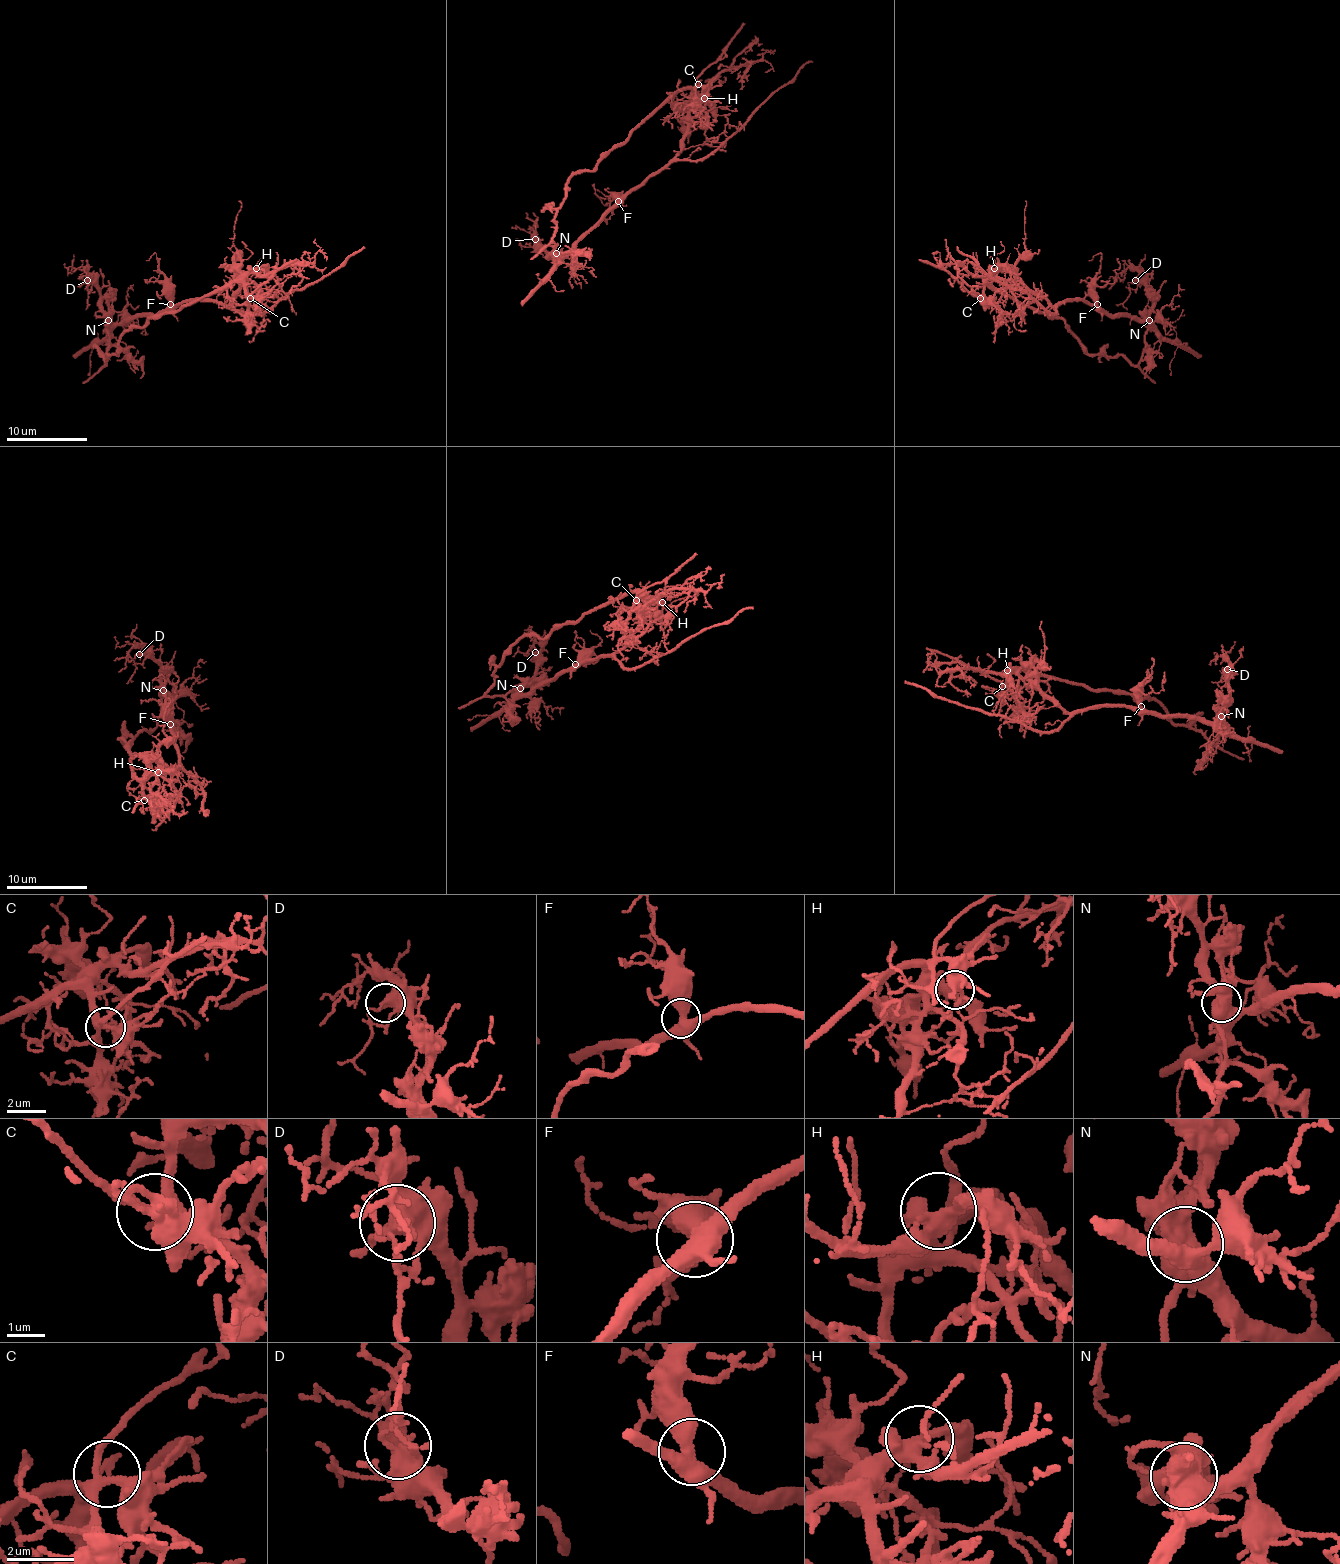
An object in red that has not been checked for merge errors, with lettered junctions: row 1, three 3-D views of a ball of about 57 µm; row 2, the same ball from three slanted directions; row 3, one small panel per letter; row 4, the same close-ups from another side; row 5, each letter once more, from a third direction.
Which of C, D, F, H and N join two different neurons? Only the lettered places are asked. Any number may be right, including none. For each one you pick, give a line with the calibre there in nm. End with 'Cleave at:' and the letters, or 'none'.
N: Thickness 600 nm
Cleave at: N

